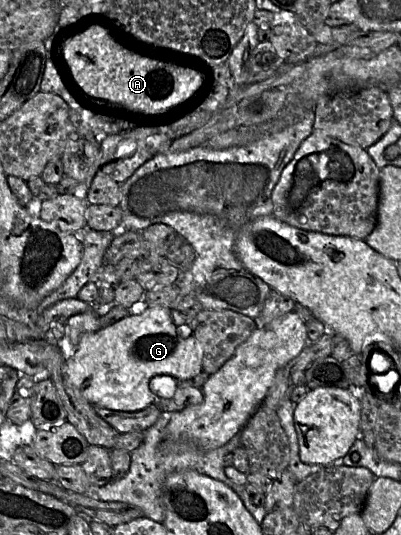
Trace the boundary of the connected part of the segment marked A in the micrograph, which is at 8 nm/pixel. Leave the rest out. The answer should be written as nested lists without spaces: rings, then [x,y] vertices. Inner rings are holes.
[[[98,25],[66,39],[62,45],[62,54],[78,89],[97,101],[128,112],[162,112],[190,99],[201,89],[201,75],[197,71],[132,53],[116,43]]]

